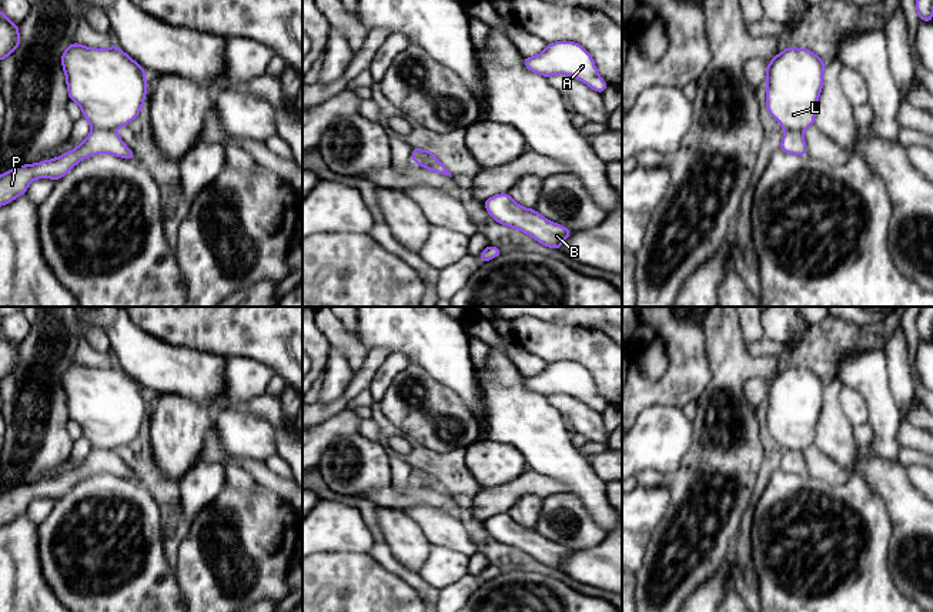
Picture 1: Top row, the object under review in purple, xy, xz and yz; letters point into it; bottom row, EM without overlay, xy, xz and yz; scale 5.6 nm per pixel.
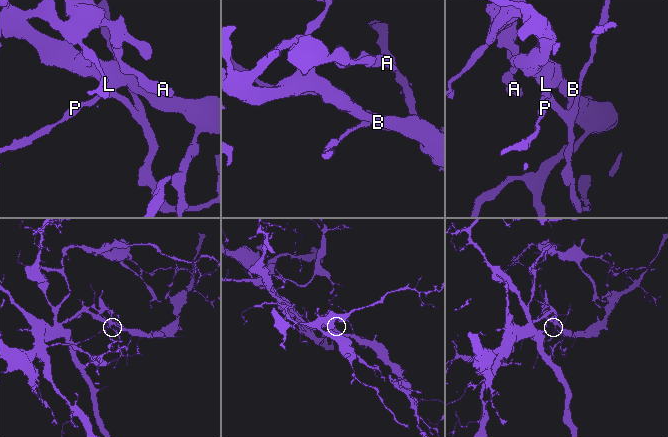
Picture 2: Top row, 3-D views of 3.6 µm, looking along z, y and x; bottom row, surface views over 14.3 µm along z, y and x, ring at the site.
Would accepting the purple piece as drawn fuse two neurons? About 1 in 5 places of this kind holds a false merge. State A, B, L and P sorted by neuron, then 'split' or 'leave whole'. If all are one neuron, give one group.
groups A B L / P; split

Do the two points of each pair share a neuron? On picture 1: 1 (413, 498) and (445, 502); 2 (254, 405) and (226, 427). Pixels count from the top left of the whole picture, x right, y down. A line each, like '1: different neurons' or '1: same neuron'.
1: same neuron
2: different neurons

